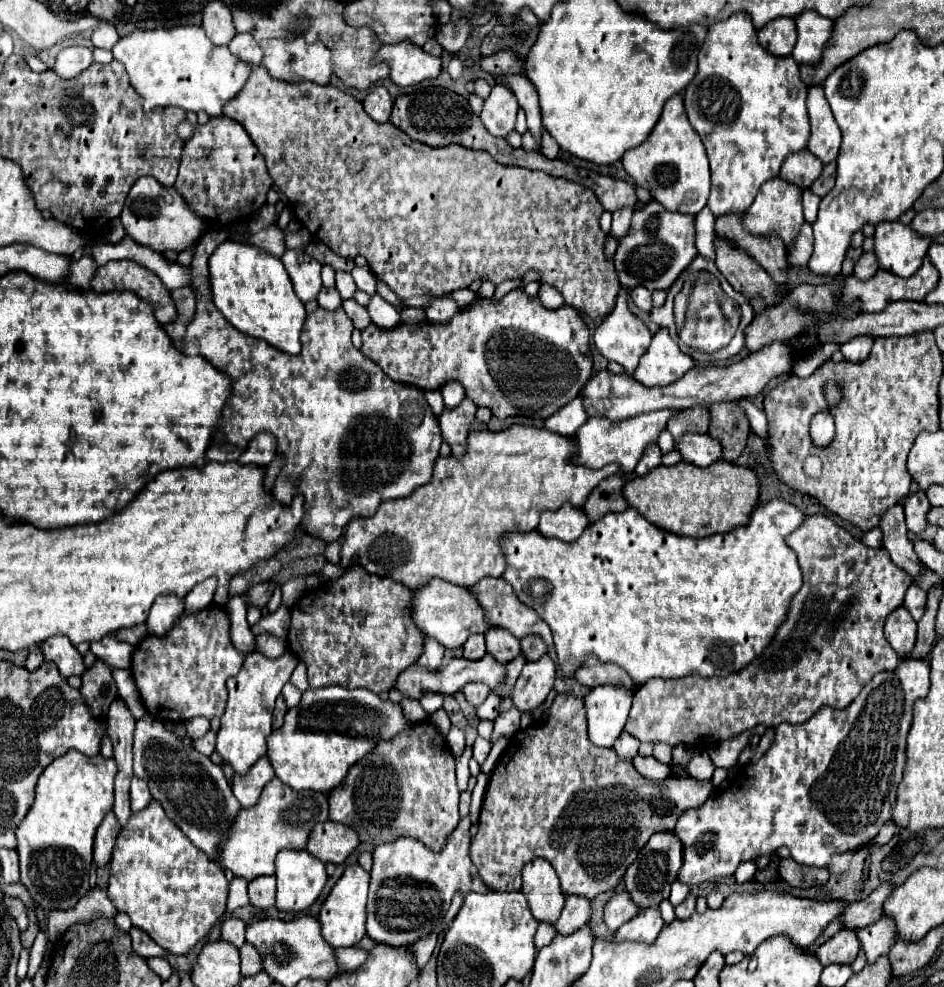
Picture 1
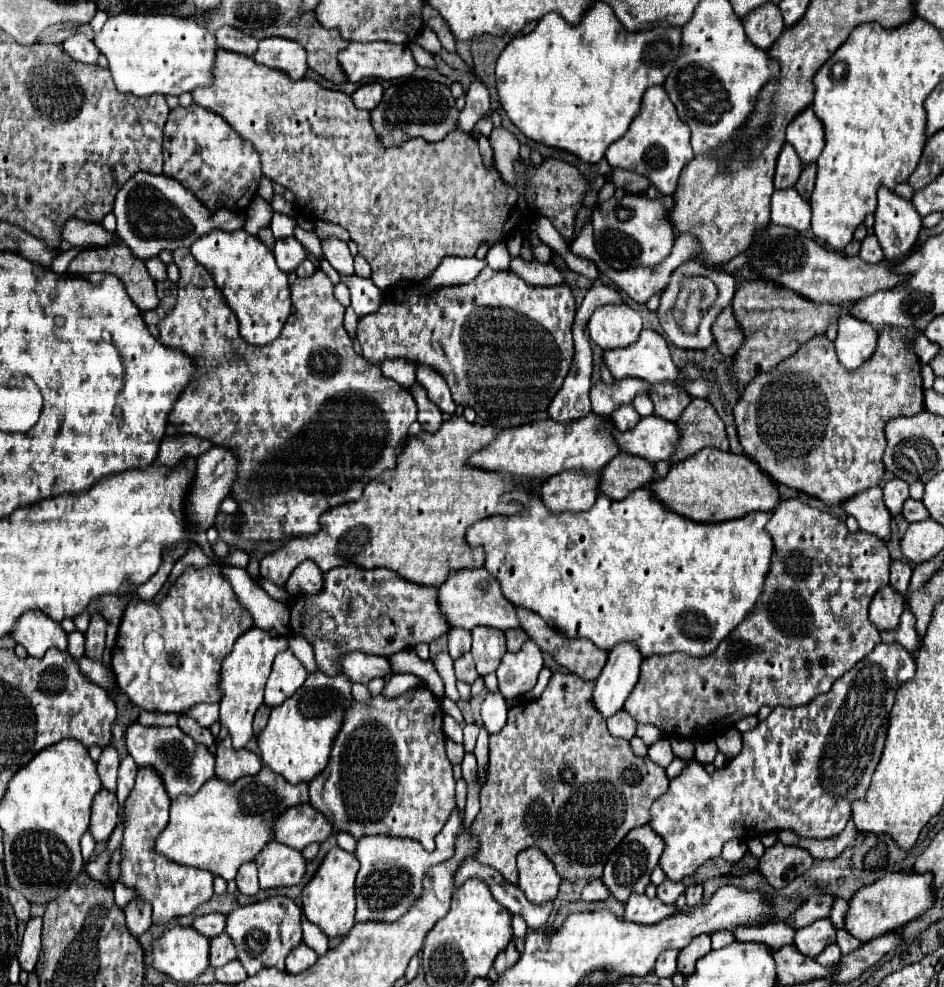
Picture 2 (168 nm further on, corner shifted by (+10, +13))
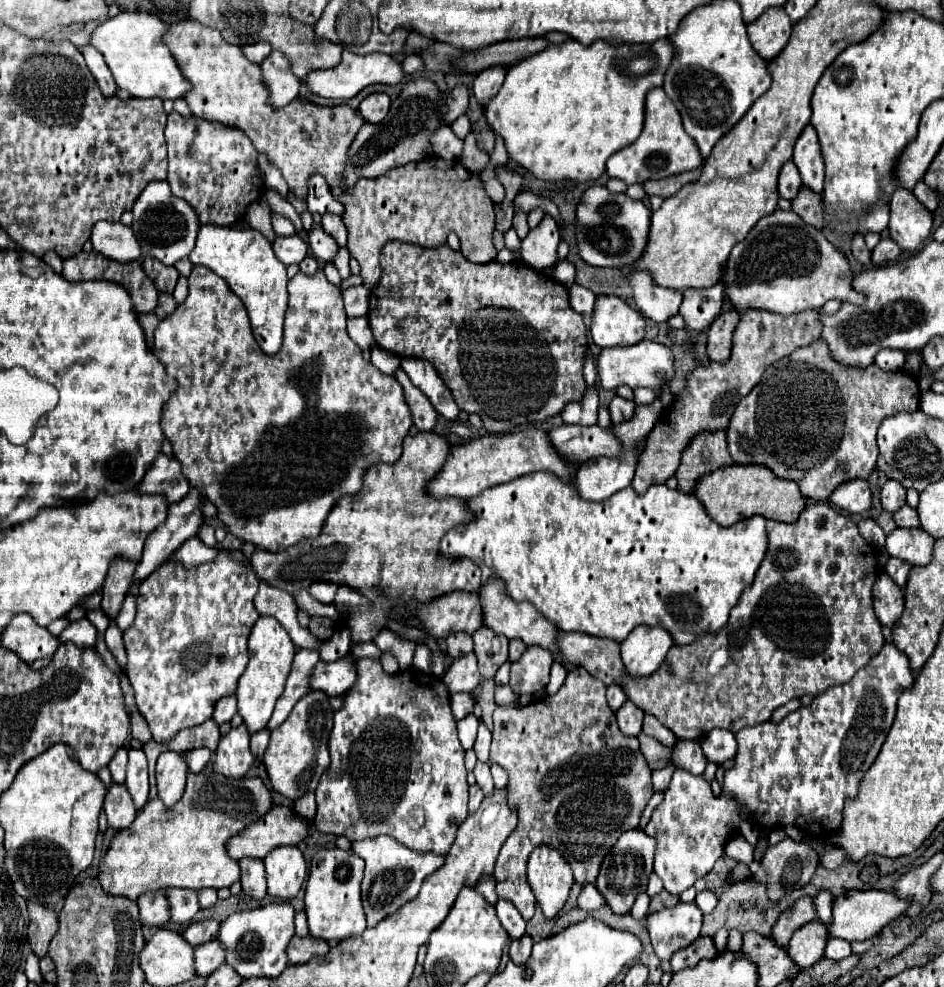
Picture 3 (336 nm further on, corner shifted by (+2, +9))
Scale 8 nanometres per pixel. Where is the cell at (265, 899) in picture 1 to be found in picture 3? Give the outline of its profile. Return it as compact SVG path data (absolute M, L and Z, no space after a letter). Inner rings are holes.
M244 857L240 859L242 867L242 891L250 895L252 899L264 899L266 897L266 875L264 875L264 863L262 859Z

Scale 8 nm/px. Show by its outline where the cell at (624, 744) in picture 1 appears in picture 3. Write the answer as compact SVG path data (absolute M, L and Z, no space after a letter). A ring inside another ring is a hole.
M626 701L626 705L622 705L622 711L616 713L616 719L618 719L618 727L624 735L638 737L638 733L642 731L644 711L640 707L636 707L634 703Z

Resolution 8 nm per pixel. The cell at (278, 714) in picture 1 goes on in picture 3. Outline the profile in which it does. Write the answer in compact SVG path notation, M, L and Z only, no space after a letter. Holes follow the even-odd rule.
M262 729L262 731L258 731L258 733L252 735L250 749L252 749L252 755L256 759L262 759L262 755L264 755L264 751L268 747L268 741L270 741L270 729Z

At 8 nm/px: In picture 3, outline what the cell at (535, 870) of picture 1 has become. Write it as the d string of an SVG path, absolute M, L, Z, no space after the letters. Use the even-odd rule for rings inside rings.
M546 845L536 847L528 859L528 883L546 917L556 917L574 883L570 865Z

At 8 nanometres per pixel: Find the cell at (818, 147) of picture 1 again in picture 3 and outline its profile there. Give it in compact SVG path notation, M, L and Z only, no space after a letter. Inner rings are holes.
M806 125L804 131L800 133L796 147L794 147L794 157L792 161L796 163L802 183L816 193L822 193L824 185L824 159L820 151L820 141L812 125Z

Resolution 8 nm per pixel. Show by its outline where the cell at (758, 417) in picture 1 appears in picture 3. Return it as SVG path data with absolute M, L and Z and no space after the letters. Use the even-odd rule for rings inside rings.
M644 339L642 343L638 343L634 347L602 349L602 353L598 357L598 377L600 377L600 385L604 389L616 389L620 385L628 385L632 389L650 387L650 389L658 391L666 381L670 381L674 377L674 355L672 355L670 347L650 341L650 339Z

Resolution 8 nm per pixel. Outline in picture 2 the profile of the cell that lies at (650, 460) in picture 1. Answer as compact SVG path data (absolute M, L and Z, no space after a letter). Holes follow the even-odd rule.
M626 405L626 407L618 407L612 411L610 419L616 423L616 427L620 431L628 431L632 427L636 427L636 423L640 421L640 415L636 413L636 409L632 405Z

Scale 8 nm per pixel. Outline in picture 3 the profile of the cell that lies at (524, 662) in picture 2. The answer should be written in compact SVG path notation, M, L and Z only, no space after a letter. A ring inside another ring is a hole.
M532 645L524 651L524 655L512 663L510 671L510 687L518 695L532 695L542 691L548 685L550 665L554 663L554 655L548 649Z

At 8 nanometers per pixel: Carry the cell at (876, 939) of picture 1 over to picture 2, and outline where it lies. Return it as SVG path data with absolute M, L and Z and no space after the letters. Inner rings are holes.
M834 897L834 903L832 903L832 909L830 909L830 921L834 923L834 927L842 927L844 923L844 913L846 913L846 905L848 901L840 899L840 897Z

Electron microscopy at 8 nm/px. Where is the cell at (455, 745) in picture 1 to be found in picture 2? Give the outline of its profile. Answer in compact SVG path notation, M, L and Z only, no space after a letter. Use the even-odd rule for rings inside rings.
M446 741L445 743L446 753L448 753L448 759L452 765L460 765L462 763L462 757L464 757L464 747L460 743L454 743L454 741Z

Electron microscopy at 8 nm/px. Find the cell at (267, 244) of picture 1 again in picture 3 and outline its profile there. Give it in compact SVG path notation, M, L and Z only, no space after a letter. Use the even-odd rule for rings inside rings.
M150 181L132 207L130 227L136 239L140 241L144 257L156 257L166 265L174 265L176 261L192 253L200 219L198 219L198 213L192 211L190 205L186 205L186 201L172 195L170 185L166 181Z

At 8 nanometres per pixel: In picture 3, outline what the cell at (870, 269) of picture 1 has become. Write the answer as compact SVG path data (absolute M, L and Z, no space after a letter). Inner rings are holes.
M880 239L880 243L872 251L872 263L884 265L886 261L898 259L898 255L900 255L900 249L896 247L896 243L892 239Z

